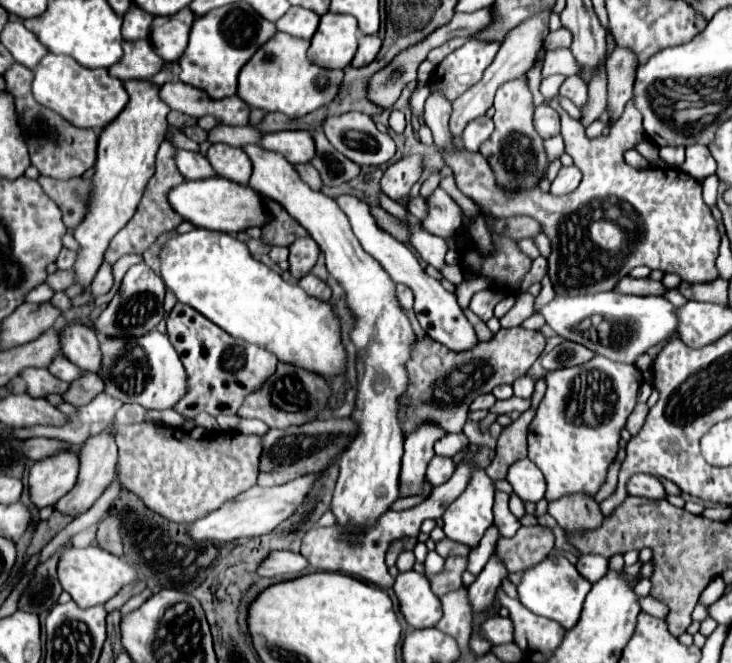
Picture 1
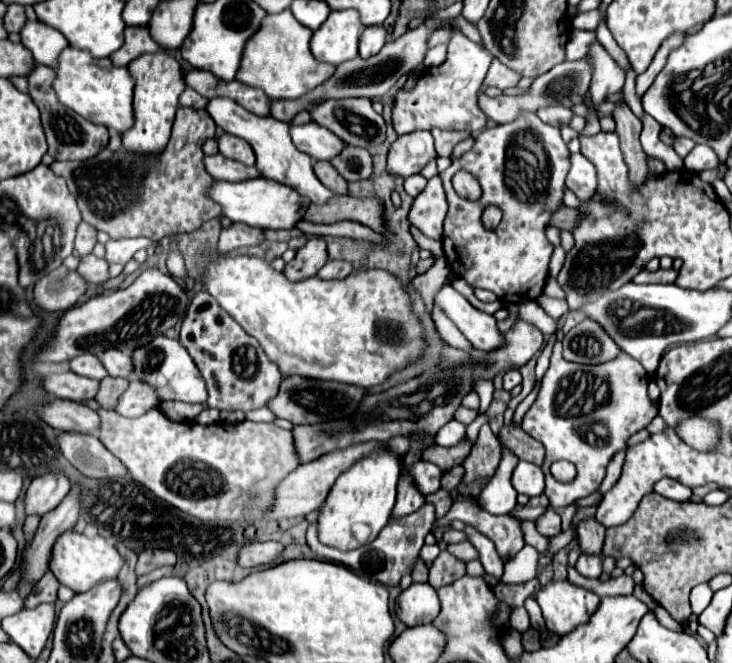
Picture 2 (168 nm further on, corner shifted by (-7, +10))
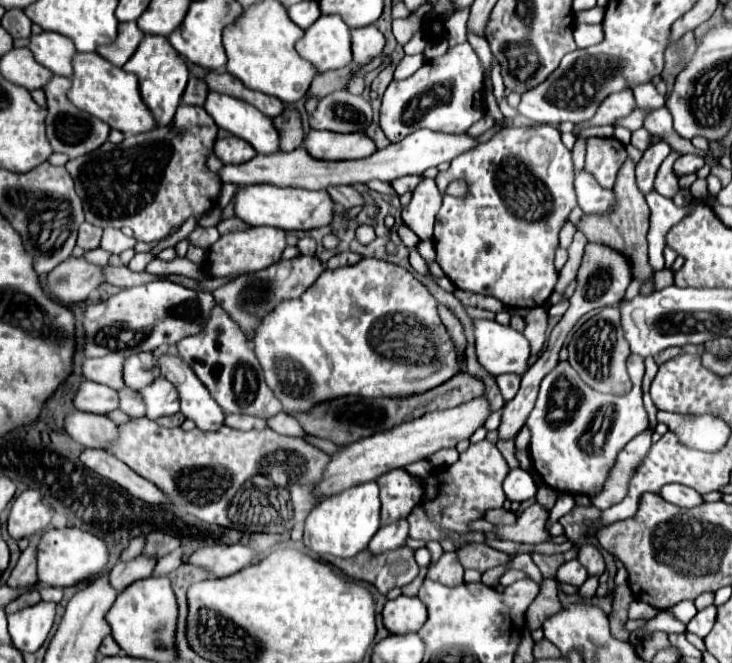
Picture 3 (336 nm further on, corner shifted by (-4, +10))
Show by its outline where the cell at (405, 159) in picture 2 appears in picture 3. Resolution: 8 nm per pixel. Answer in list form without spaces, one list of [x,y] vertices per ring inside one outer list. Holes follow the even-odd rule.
[[[416,130],[404,140],[396,144],[388,144],[386,148],[374,152],[372,156],[358,158],[358,160],[340,160],[340,162],[326,162],[316,160],[306,154],[306,150],[296,148],[294,152],[278,152],[268,156],[254,156],[246,164],[224,164],[218,172],[222,182],[230,182],[236,186],[246,184],[274,184],[274,186],[296,186],[306,190],[324,190],[326,186],[338,186],[338,184],[364,184],[368,180],[382,180],[382,182],[394,182],[396,178],[410,176],[410,174],[422,174],[430,166],[438,166],[442,162],[450,162],[454,156],[474,148],[476,142],[468,134],[438,134],[432,130]]]

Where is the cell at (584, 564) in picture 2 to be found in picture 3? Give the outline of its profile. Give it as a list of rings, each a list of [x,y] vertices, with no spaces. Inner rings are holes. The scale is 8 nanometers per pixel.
[[[570,560],[564,562],[558,570],[558,580],[562,584],[574,584],[574,586],[582,586],[584,580],[588,578],[588,570],[578,562],[578,560]]]

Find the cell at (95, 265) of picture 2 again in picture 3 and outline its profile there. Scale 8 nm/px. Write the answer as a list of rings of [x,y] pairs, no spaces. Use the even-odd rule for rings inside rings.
[[[102,266],[102,274],[104,274],[104,280],[108,284],[118,286],[118,288],[132,288],[132,286],[146,284],[146,282],[162,278],[162,276],[152,276],[152,274],[146,274],[146,272],[130,272],[126,266],[120,266],[120,268]]]

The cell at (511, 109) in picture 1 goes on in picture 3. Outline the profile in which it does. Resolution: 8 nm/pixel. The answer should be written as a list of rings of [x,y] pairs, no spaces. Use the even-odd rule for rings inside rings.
[[[506,128],[496,132],[488,142],[458,154],[450,168],[438,172],[436,184],[442,192],[444,204],[436,216],[434,248],[438,264],[444,274],[460,290],[496,296],[506,308],[534,308],[542,306],[554,290],[558,272],[554,268],[554,252],[558,248],[558,232],[576,206],[574,194],[574,164],[572,152],[562,144],[558,128],[530,130]],[[462,178],[468,182],[468,196],[454,198],[446,194],[446,186]]]

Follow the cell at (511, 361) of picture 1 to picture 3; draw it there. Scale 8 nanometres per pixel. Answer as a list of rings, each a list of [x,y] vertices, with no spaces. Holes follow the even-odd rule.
[[[536,306],[536,308],[530,308],[528,314],[524,316],[524,322],[526,322],[526,328],[524,328],[524,338],[530,342],[530,354],[536,356],[542,346],[544,346],[544,332],[546,332],[546,308],[544,306]]]

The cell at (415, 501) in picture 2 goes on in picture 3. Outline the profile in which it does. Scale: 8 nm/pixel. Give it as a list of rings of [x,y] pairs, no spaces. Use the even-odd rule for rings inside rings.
[[[400,518],[400,520],[394,520],[386,526],[382,526],[374,538],[370,540],[368,546],[374,546],[374,550],[382,552],[382,550],[390,550],[394,546],[402,546],[408,538],[408,520],[406,518]]]

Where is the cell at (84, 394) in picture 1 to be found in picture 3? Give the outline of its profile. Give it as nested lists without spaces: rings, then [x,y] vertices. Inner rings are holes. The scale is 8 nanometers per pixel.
[[[120,388],[120,390],[118,390],[118,404],[120,404],[118,408],[120,408],[124,414],[132,416],[132,418],[144,416],[142,398],[138,398],[138,392],[134,392],[134,390],[130,390],[130,388]]]

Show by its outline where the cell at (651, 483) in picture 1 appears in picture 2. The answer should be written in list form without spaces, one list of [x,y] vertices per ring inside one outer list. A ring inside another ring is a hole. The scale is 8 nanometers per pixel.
[[[661,478],[655,484],[655,492],[659,492],[665,498],[673,498],[673,500],[689,500],[693,496],[689,486],[683,486],[681,482],[671,480],[671,478]]]

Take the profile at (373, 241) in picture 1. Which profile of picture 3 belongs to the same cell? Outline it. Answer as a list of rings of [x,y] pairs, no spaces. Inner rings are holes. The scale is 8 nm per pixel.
[[[472,320],[476,338],[478,362],[494,376],[500,374],[524,374],[526,360],[530,356],[530,344],[526,338],[510,326],[502,326],[496,320]]]

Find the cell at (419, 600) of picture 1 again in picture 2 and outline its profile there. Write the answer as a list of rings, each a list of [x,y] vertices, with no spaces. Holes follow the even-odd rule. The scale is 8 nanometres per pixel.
[[[411,584],[397,598],[397,618],[405,626],[431,624],[439,614],[439,598],[429,584]]]

